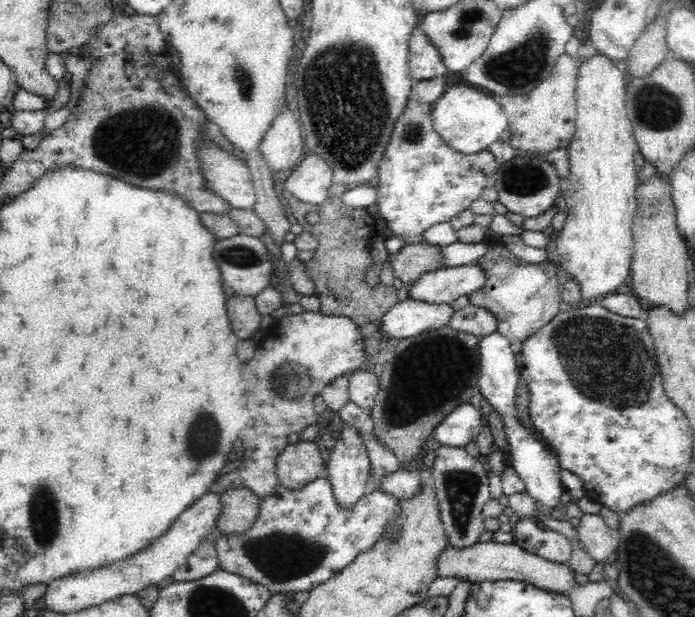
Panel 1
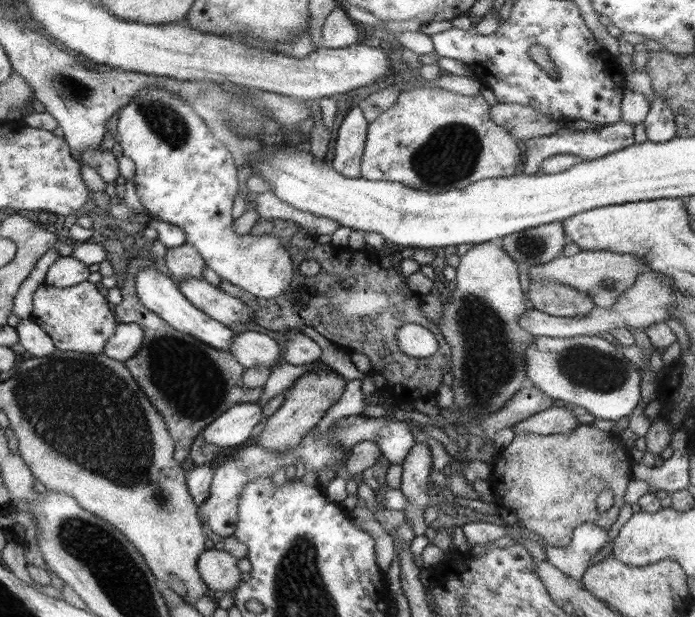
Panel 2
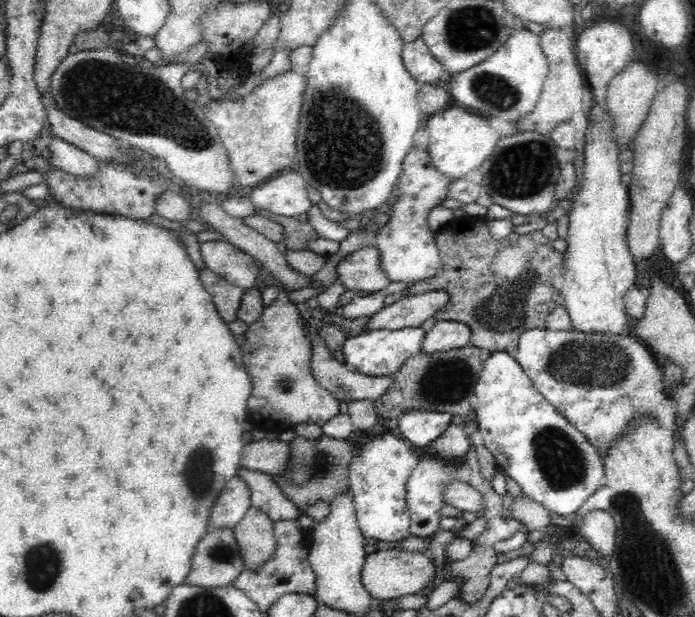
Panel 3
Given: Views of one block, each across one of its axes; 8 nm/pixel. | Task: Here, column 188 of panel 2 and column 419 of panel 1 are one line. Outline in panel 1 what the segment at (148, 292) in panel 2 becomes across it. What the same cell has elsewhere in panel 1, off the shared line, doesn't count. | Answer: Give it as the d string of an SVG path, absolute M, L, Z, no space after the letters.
M408 297L396 303L380 322L380 333L386 339L412 338L432 333L448 325L452 318L452 307L449 304L434 304L414 301Z

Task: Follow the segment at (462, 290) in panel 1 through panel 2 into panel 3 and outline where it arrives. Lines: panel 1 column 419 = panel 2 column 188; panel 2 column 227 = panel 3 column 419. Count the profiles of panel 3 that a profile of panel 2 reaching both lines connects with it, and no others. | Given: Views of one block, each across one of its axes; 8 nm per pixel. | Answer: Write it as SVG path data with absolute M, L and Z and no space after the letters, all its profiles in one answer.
M437 290L395 300L389 306L381 308L380 312L368 317L364 331L419 328L425 320L432 318L447 300L448 295Z

